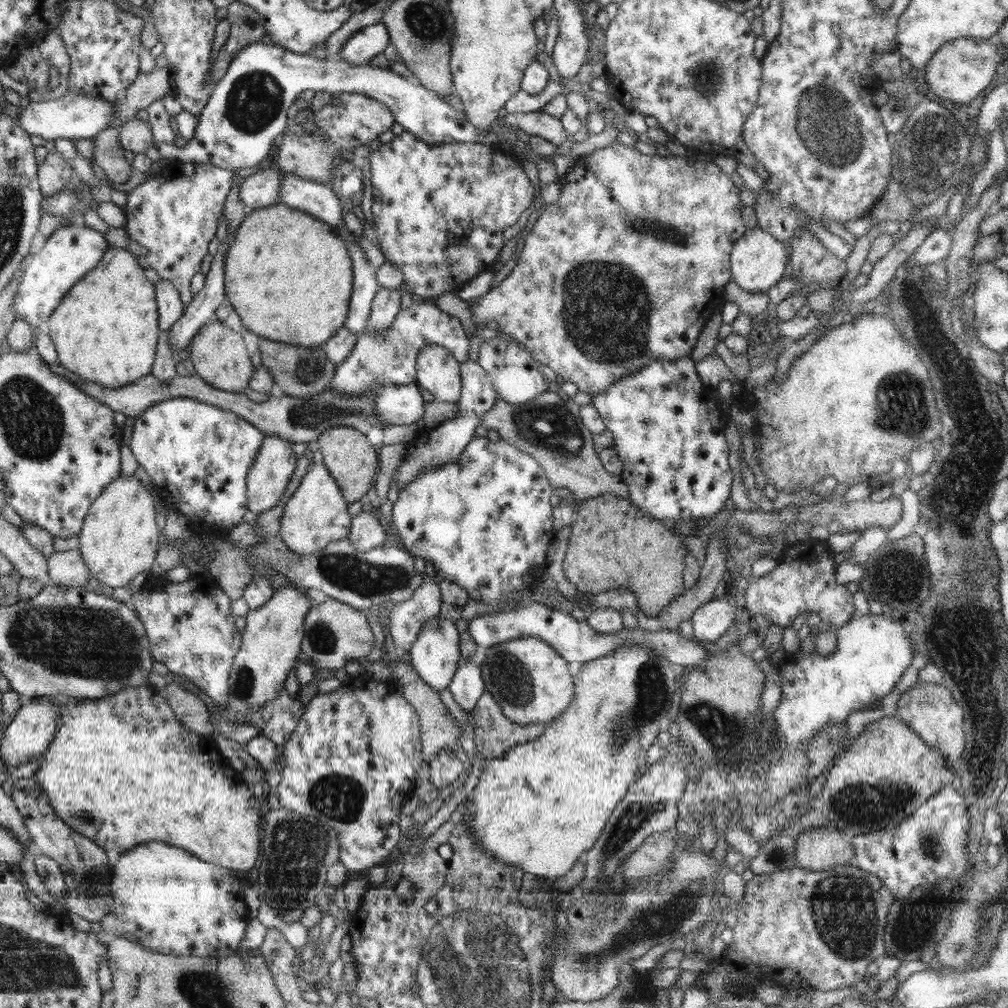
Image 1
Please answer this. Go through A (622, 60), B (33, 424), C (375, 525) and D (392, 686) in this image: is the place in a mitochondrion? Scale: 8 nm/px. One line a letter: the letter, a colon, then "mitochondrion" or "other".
A: other
B: mitochondrion
C: other
D: other

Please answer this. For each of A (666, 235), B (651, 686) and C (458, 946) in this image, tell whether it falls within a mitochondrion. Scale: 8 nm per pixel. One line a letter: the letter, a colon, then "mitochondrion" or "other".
A: mitochondrion
B: mitochondrion
C: mitochondrion

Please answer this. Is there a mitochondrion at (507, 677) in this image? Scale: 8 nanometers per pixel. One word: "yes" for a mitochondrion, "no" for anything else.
yes

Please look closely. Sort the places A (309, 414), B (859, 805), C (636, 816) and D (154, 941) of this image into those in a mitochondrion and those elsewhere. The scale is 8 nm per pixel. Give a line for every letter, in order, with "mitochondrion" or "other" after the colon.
A: mitochondrion
B: mitochondrion
C: mitochondrion
D: other

